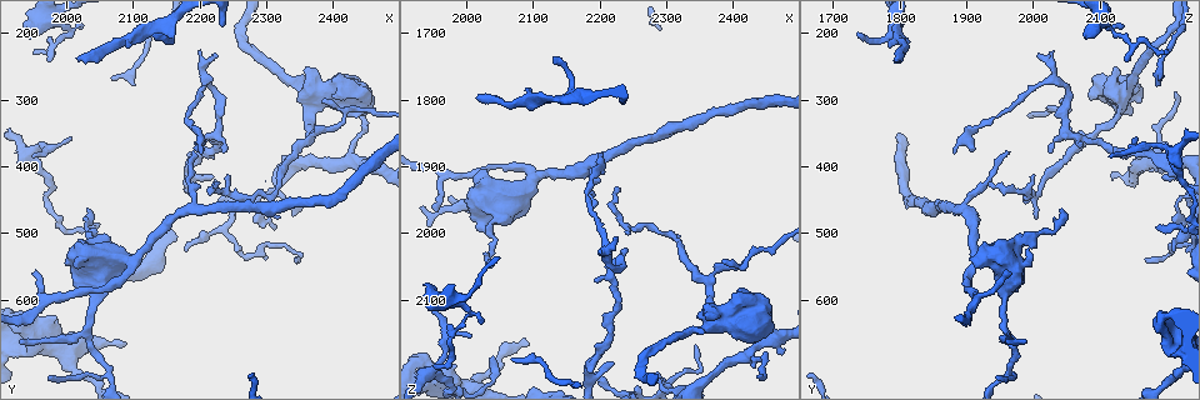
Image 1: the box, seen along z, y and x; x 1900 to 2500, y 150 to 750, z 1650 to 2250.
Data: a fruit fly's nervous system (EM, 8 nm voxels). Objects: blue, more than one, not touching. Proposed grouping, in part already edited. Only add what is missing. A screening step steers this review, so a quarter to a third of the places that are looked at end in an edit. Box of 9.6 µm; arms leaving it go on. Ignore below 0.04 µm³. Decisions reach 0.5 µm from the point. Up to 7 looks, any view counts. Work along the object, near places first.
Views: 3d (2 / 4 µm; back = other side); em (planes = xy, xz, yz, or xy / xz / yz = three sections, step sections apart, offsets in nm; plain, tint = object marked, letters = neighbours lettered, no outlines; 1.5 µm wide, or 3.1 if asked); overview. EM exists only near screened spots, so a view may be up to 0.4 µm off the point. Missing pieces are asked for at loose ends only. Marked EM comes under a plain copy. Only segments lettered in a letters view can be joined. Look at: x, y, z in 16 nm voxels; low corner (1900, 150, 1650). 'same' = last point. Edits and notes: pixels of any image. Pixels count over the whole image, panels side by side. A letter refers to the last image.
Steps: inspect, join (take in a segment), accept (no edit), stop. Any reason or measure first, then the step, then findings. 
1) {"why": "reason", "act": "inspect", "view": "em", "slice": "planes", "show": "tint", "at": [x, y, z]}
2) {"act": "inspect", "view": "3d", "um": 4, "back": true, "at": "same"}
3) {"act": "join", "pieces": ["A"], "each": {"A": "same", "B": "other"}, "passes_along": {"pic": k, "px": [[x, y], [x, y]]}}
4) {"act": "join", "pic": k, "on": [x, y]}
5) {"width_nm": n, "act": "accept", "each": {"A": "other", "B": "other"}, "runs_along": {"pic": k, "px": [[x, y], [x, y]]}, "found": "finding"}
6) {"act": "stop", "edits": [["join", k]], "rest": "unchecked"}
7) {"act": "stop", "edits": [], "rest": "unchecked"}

{"why": "thin end", "act": "inspect", "view": "em", "slice": "planes", "show": "letters", "at": [1950, 385, 2115]}

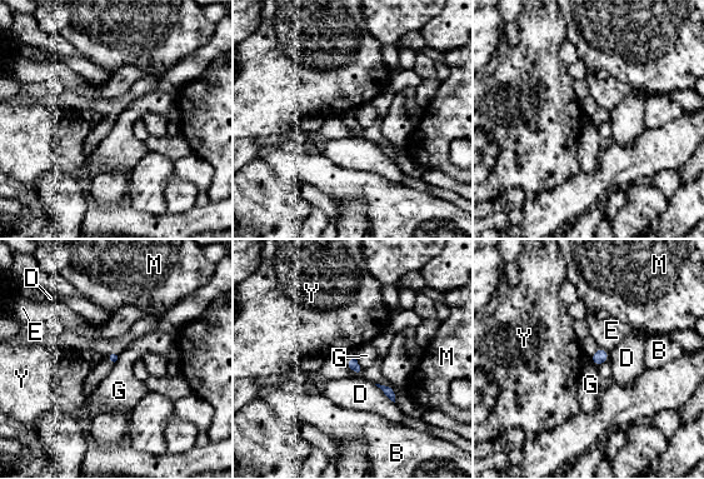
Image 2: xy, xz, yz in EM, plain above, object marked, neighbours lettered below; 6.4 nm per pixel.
{"act": "accept", "each": {"B": "other", "D": "other", "E": "other", "G": "other", "M": "other", "Y": "other"}, "border": {"pic": 2, "px": [[354, 355], [364, 368]]}, "found": "no lettered segment goes on from it"}

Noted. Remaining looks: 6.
{"why": "tapers out", "act": "inspect", "view": "3d", "um": 2, "at": [1950, 225, 2200]}

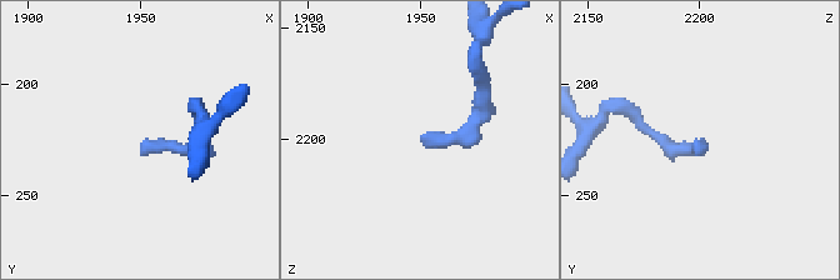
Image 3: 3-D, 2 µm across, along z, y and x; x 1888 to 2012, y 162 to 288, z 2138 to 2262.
{"why": "need the tissue", "act": "inspect", "view": "em", "slice": "xz", "step": 4, "show": "letters", "at": [1950, 229, 2201]}

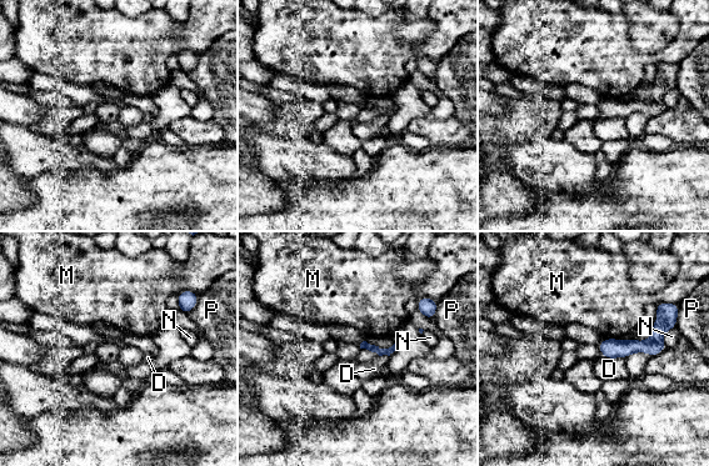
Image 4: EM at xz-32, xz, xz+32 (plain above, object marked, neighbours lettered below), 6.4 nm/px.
{"width_nm": 60, "longest_contact_nm": ["N", 150], "act": "accept", "each": {"D": "other", "M": "other", "N": "other", "P": "other"}, "found": "none of them fits"}

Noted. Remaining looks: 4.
{"act": "inspect", "view": "em", "slice": "yz", "step": 8, "show": "letters", "at": [2200, 380, 1880]}

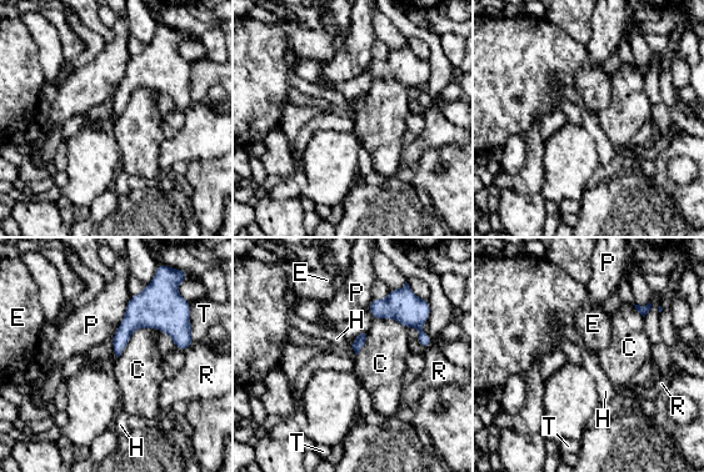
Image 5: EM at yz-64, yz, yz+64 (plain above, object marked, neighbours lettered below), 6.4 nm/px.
{"why": "cut it another way", "act": "inspect", "view": "em", "slice": "planes", "show": "letters", "at": "same"}

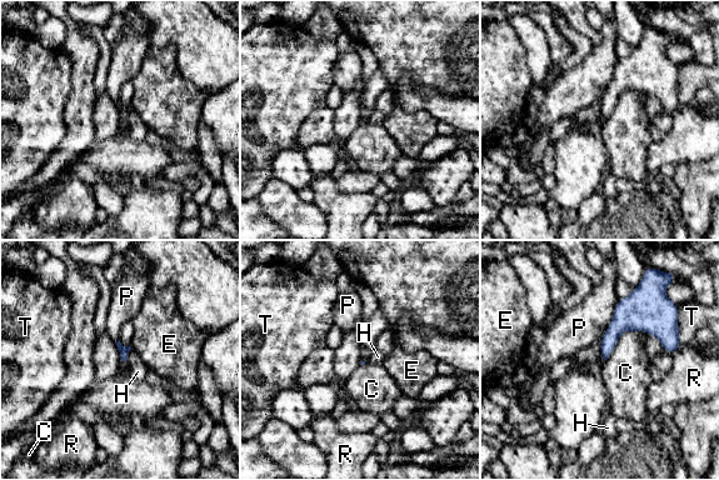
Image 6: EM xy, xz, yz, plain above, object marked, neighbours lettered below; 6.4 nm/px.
{"act": "accept", "each": {"C": "other", "E": "other", "H": "other", "P": "other", "R": "other", "T": "other"}, "border": {"pic": 6, "px": [[642, 330], [625, 330], [607, 360]]}, "found": "none of them fits"}

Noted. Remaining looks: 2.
{"act": "stop", "edits": [], "rest": "unchecked"}

